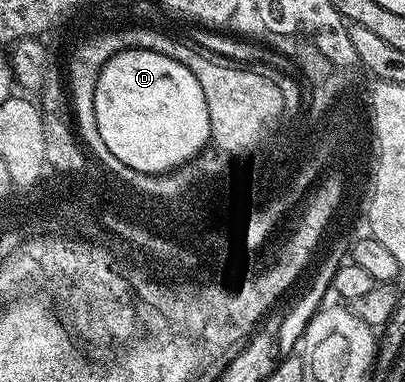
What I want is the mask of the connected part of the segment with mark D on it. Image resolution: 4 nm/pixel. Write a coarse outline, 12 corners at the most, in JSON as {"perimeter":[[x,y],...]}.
{"perimeter":[[140,47],[97,77],[97,133],[162,175],[211,142],[181,61]]}

